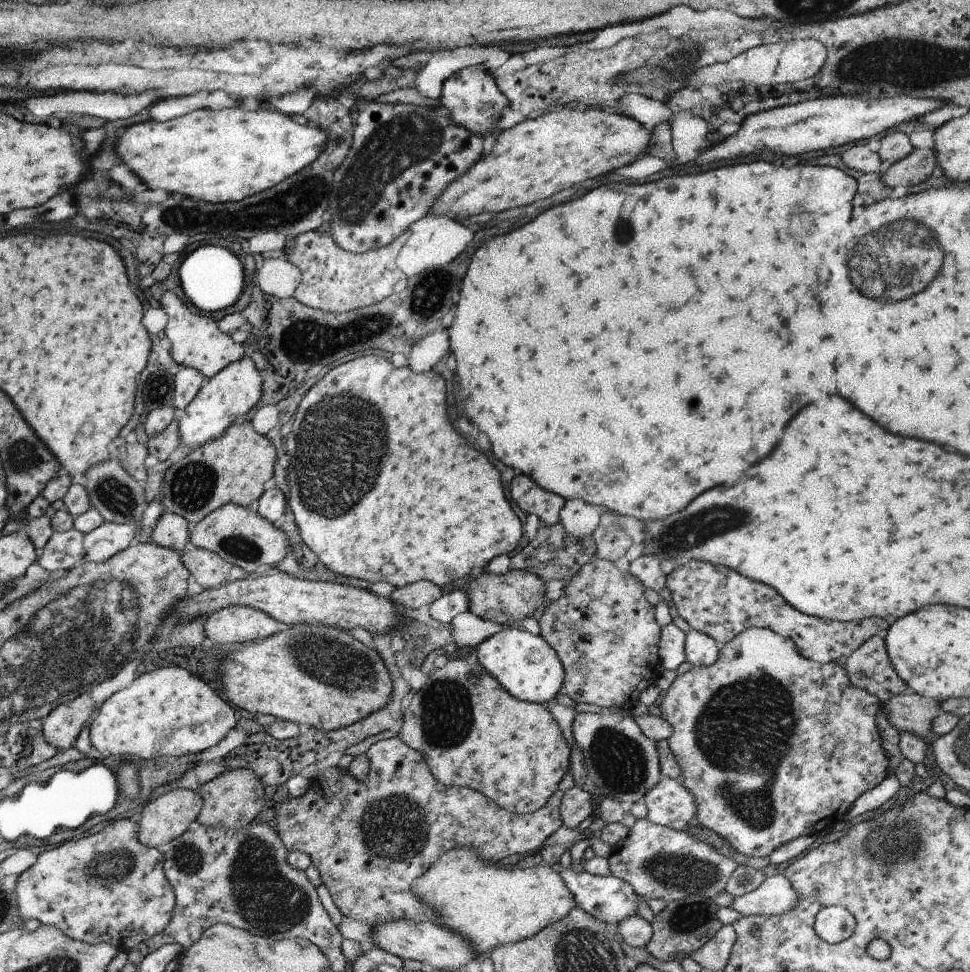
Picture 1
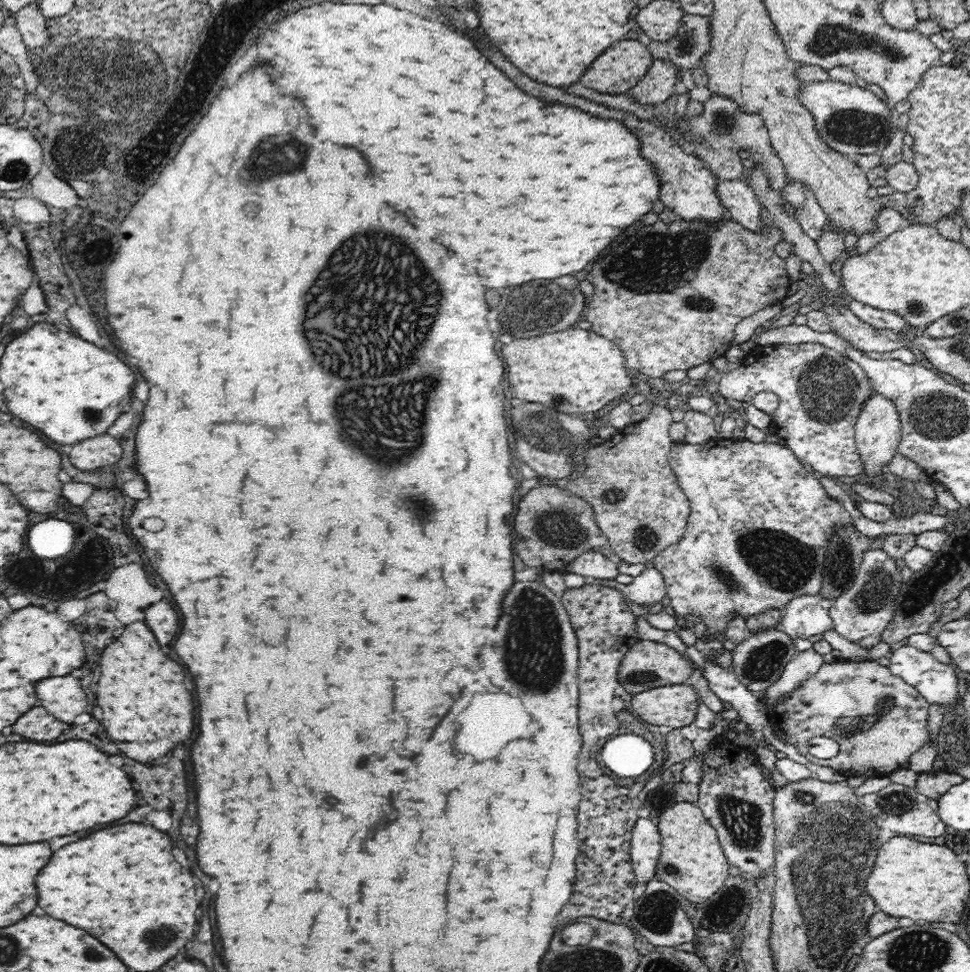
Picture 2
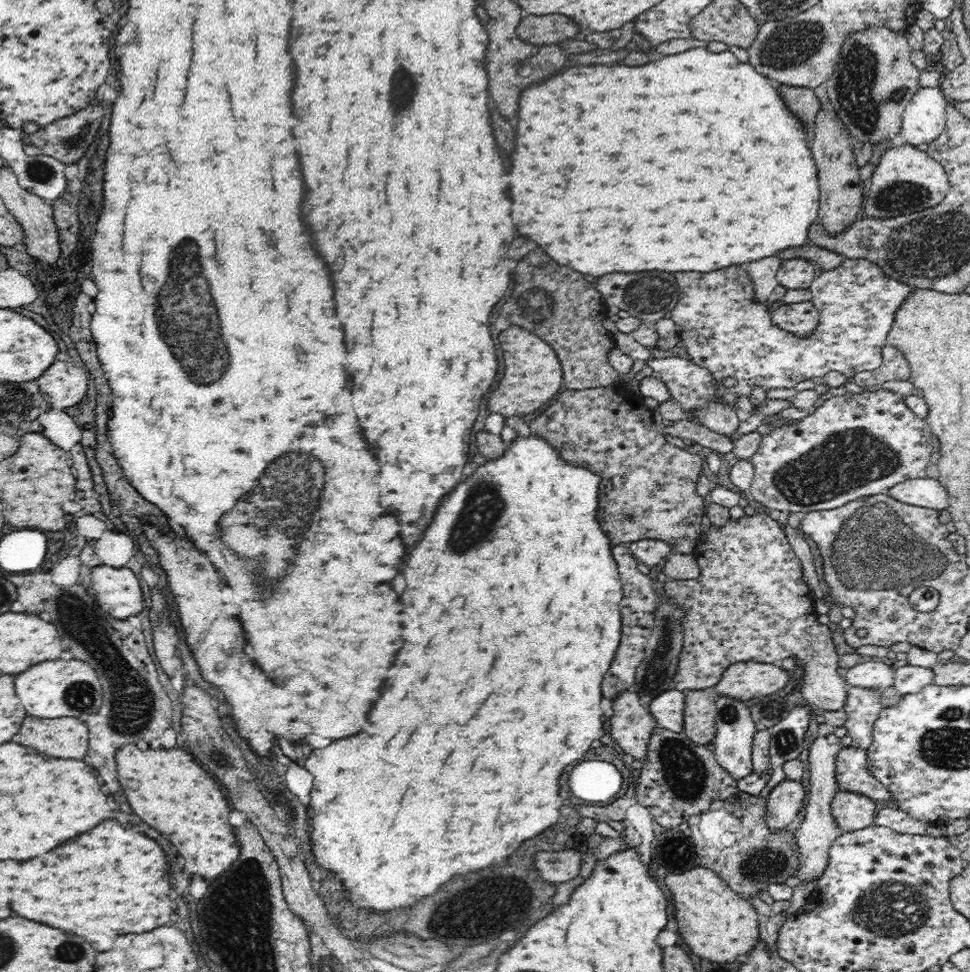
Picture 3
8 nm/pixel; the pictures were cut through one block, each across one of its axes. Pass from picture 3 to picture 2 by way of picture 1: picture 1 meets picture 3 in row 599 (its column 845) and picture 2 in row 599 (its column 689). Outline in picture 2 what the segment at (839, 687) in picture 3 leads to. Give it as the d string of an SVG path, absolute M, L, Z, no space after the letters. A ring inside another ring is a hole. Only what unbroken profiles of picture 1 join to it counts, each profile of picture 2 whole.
M712 440L712 442L706 442L706 444L686 444L686 442L676 442L670 450L670 456L668 456L668 462L670 462L670 468L674 470L678 482L680 482L680 488L686 492L688 500L690 500L690 508L692 508L692 514L690 514L690 520L688 520L688 526L686 526L686 532L682 536L682 540L678 540L676 544L672 544L670 548L662 550L654 562L652 562L652 568L656 568L660 574L662 574L662 580L666 584L666 608L668 612L682 624L682 622L698 622L698 624L704 624L706 632L702 636L702 642L706 642L708 646L720 646L718 638L720 636L726 636L726 628L728 624L736 618L736 616L742 616L742 618L752 618L752 616L760 616L760 614L766 614L770 610L780 610L780 612L786 612L786 604L790 604L792 600L796 598L804 598L804 596L818 596L822 594L822 572L824 572L824 562L826 562L826 552L828 552L828 546L830 546L830 536L834 536L840 528L856 528L854 526L854 520L852 516L848 514L848 510L834 498L830 498L826 494L826 490L818 484L818 480L814 478L812 472L808 472L800 460L796 458L796 454L792 454L782 442L780 444L770 444L770 442L762 442L762 444L754 444L750 440Z

